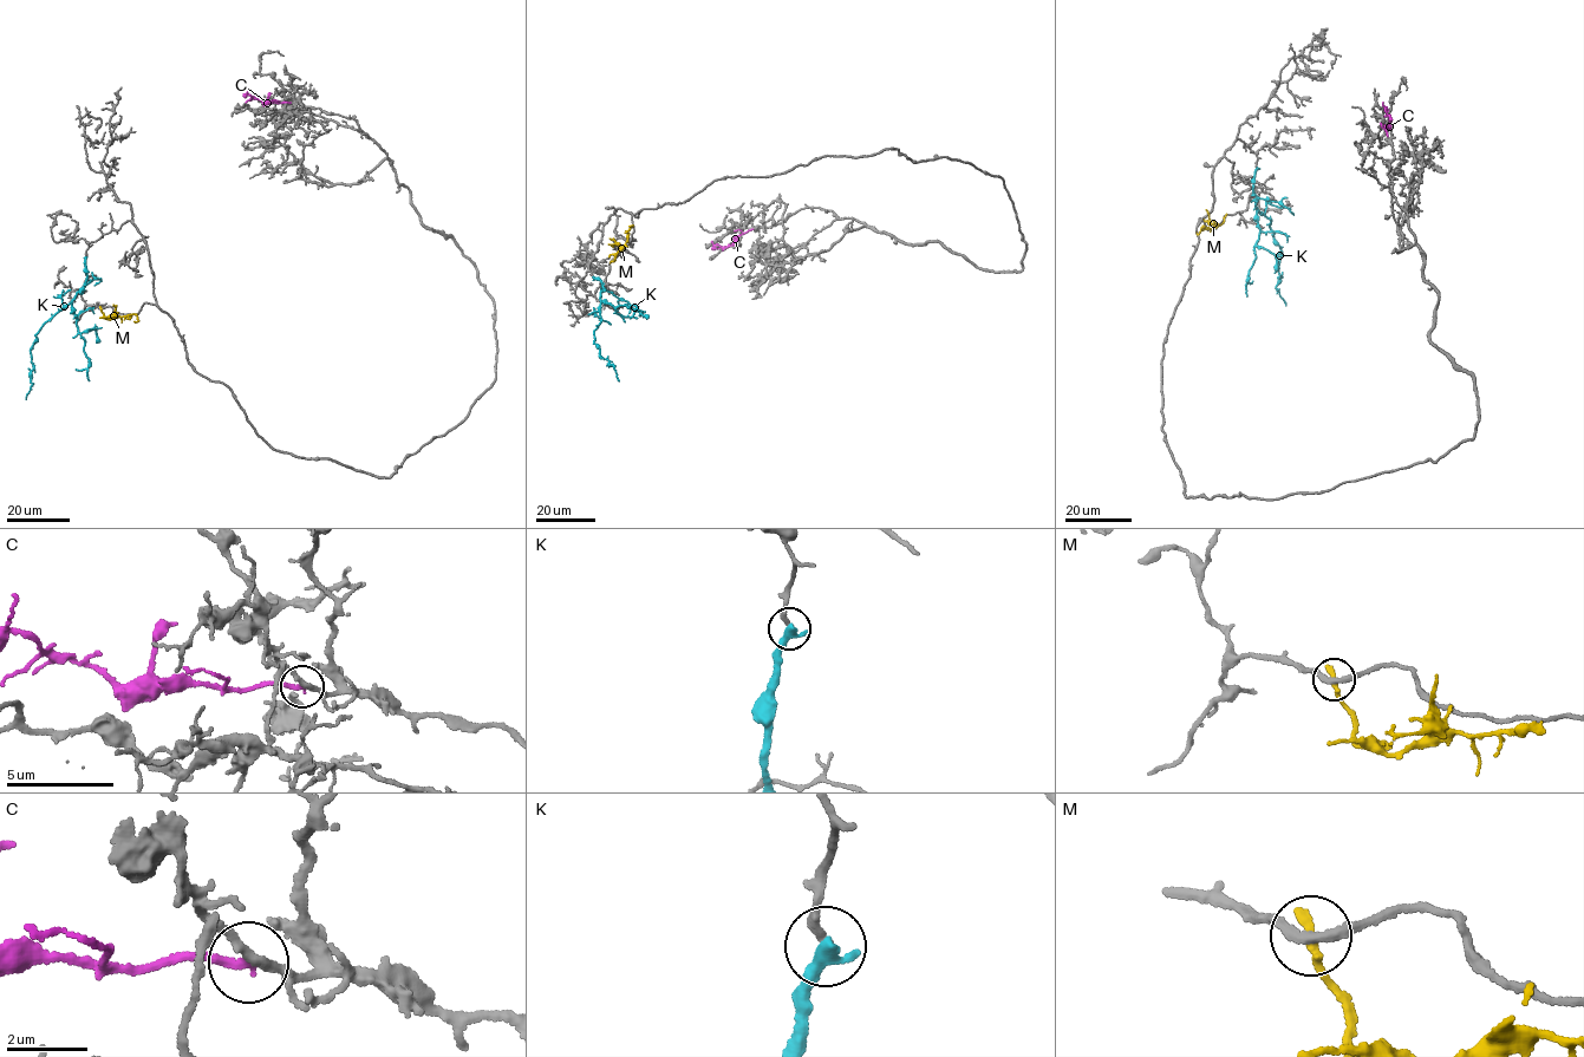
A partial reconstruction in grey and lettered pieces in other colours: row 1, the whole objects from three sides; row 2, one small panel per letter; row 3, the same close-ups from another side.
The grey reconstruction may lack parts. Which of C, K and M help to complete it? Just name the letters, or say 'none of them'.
C

